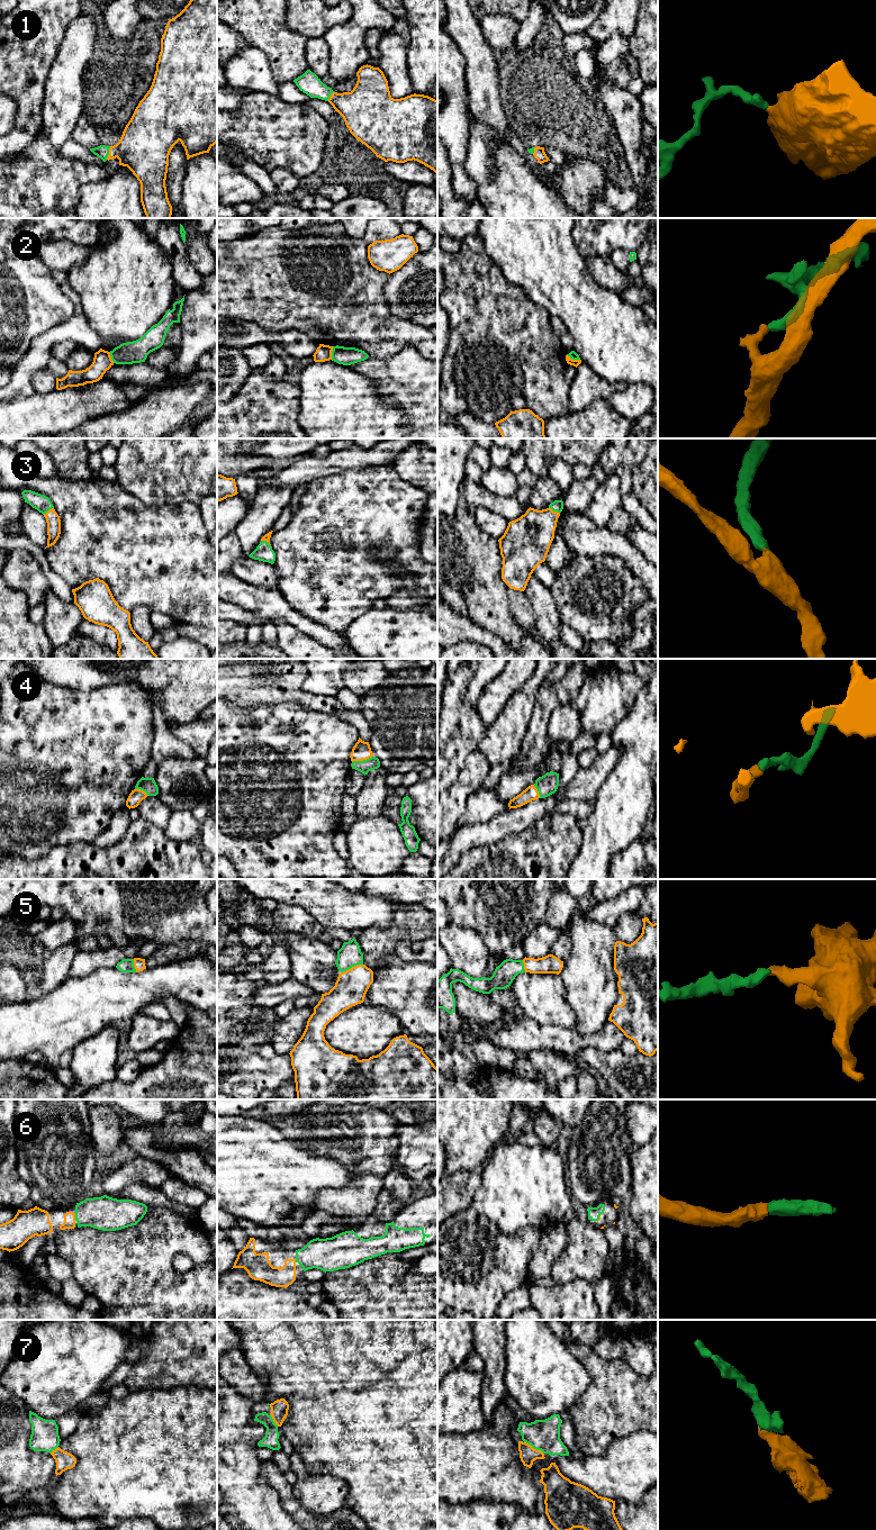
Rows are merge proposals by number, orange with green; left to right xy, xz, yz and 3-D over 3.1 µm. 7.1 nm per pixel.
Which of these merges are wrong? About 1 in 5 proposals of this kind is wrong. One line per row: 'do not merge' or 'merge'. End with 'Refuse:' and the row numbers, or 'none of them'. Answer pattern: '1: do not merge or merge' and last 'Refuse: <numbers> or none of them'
1: merge
2: do not merge
3: merge
4: merge
5: merge
6: merge
7: merge
Refuse: 2

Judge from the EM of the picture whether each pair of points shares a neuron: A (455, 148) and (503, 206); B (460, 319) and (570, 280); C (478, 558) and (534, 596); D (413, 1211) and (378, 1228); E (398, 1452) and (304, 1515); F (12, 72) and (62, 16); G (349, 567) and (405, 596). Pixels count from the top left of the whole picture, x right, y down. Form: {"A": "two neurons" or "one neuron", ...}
{"A": "two neurons", "B": "two neurons", "C": "two neurons", "D": "one neuron", "E": "two neurons", "F": "one neuron", "G": "two neurons"}

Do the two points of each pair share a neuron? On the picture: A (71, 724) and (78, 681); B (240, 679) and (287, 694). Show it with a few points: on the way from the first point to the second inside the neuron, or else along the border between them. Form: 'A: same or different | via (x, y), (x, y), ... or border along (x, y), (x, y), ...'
A: different | border along (52, 682), (83, 691), (91, 691), (102, 687)
B: same | via (251, 679), (267, 679), (276, 688)

